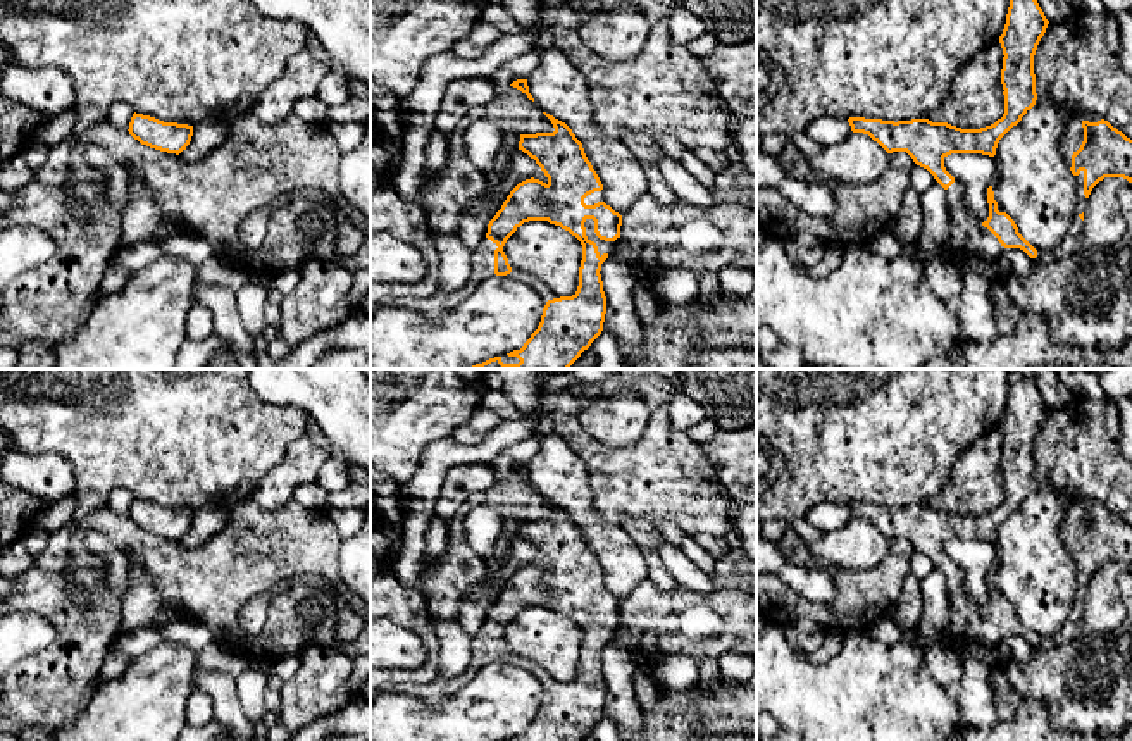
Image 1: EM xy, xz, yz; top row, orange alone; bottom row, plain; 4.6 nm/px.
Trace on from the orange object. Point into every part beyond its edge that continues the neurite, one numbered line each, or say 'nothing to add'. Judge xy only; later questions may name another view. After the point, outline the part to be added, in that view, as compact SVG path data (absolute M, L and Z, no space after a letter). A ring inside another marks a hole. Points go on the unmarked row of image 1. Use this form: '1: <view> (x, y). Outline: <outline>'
nothing to add

